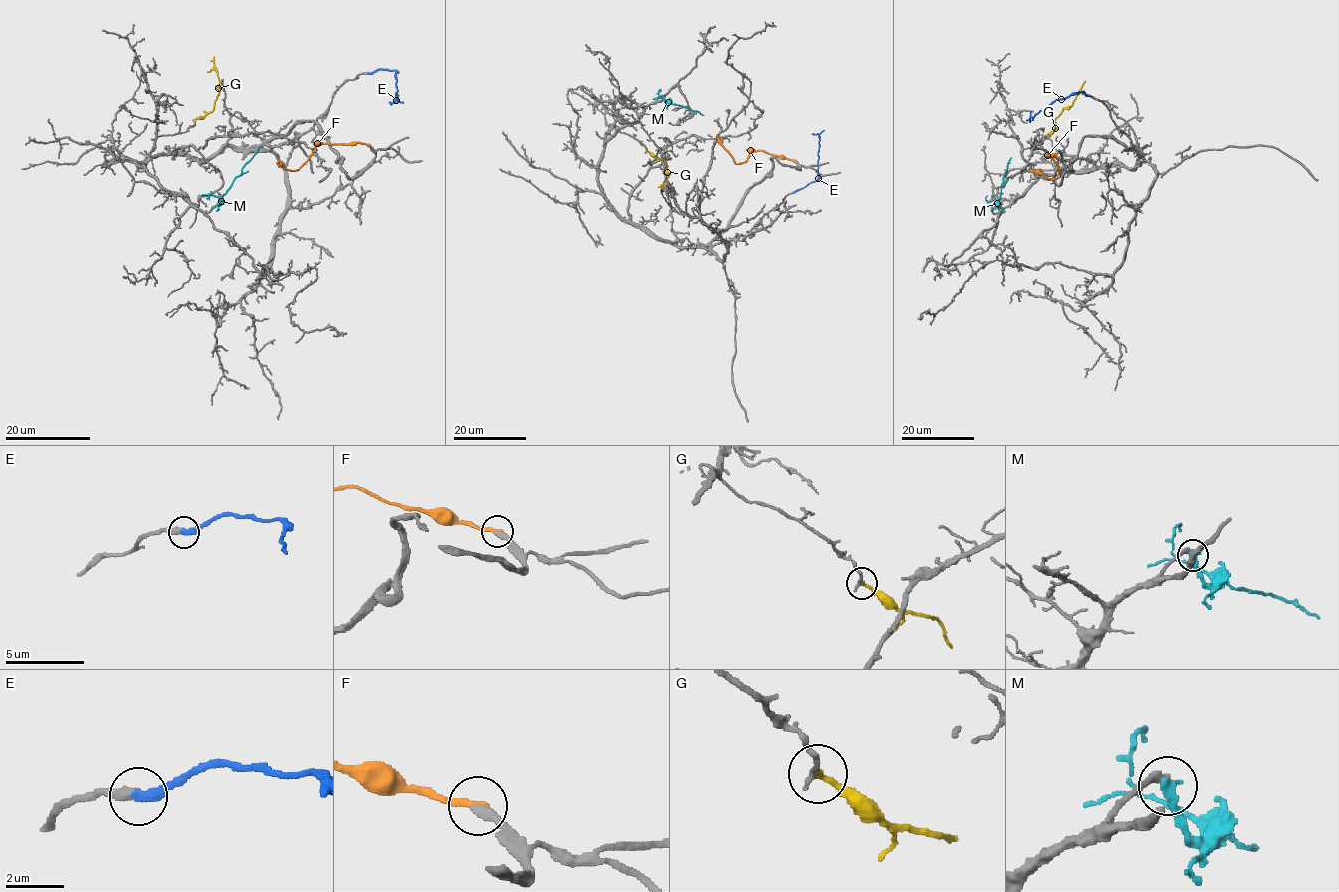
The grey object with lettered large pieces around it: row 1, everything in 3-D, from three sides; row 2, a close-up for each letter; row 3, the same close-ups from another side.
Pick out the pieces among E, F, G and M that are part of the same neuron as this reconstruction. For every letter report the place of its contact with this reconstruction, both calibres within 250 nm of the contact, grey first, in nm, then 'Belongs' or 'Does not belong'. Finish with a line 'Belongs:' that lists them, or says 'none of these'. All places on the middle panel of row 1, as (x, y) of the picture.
E: Touches grey at (795, 191). Thickness 320 nm (grey) against 320 nm. Belongs
F: Touches grey at (794, 160). Thickness 280 nm (grey) against 220 nm. Does not belong
G: Touches grey at (647, 151). Thickness 180 nm (grey) against 190 nm. Does not belong
M: Touches grey at (663, 96). Thickness 320 nm (grey) against 300 nm. Does not belong
Belongs: E

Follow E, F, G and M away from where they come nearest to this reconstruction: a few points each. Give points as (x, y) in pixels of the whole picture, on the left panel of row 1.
E: (369, 73), (381, 69), (396, 72), (397, 99), (388, 102)
F: (368, 145), (319, 143), (297, 170), (287, 170), (276, 162)
G: (194, 120), (214, 108), (219, 93), (214, 56)
M: (214, 206), (261, 147)

